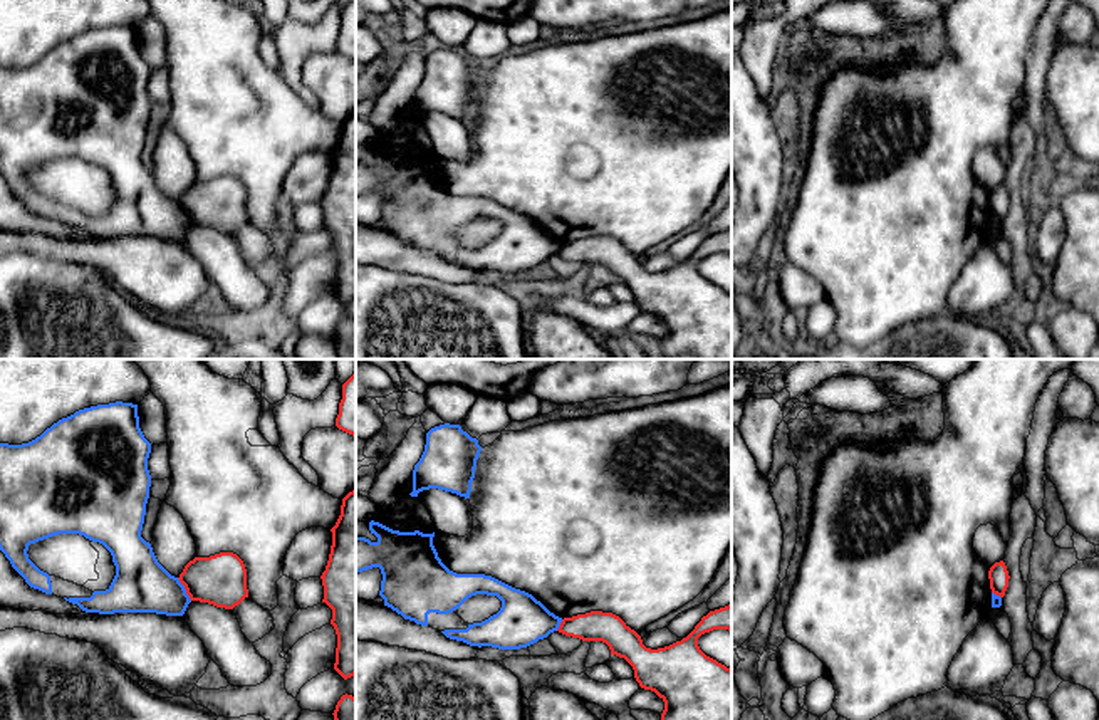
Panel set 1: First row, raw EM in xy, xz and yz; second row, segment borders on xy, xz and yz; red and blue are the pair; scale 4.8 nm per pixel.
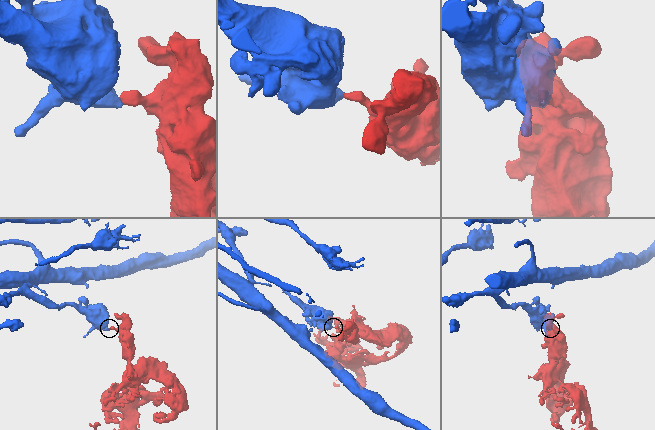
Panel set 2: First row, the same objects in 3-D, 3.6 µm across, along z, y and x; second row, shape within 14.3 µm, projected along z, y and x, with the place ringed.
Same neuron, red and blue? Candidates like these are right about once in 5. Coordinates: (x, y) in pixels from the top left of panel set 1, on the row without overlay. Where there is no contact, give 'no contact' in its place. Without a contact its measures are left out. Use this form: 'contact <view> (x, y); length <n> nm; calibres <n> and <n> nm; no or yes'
contact xy (185, 212); length 130 nm; calibres 240 and 280 nm; no

